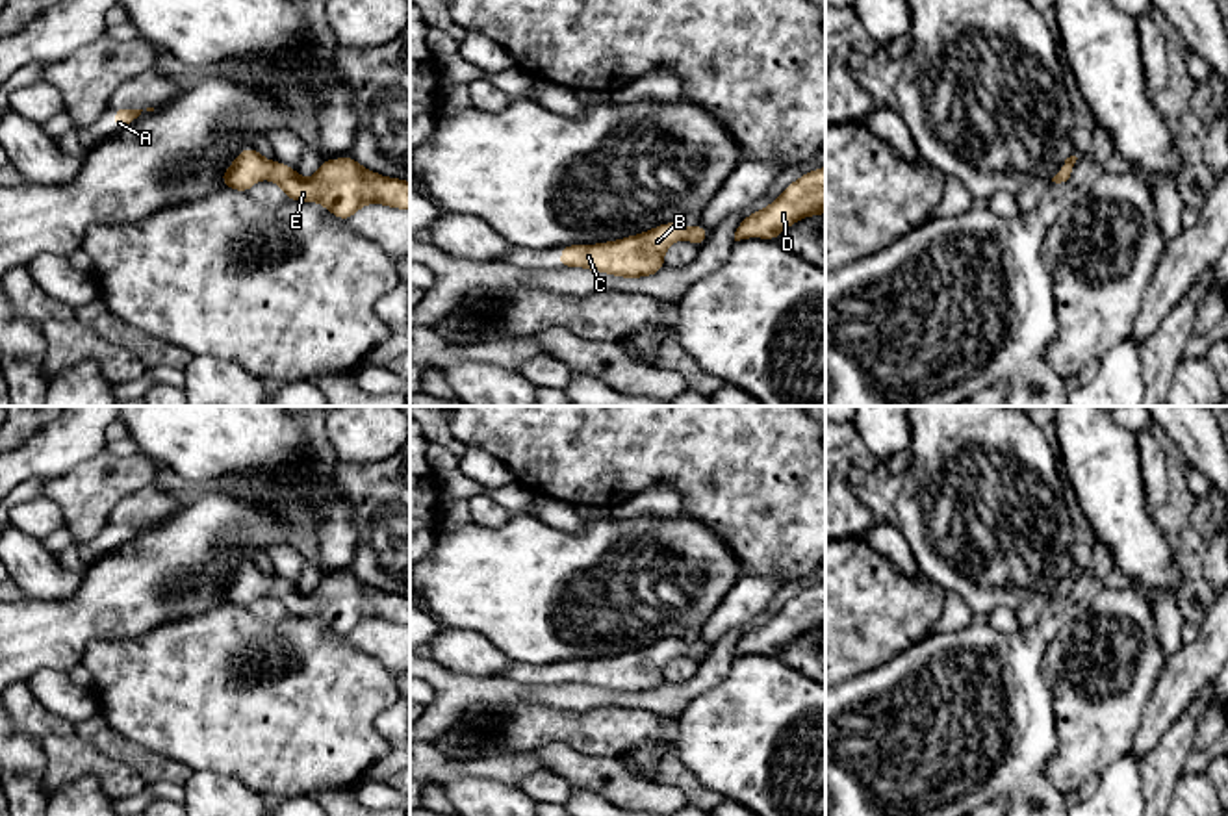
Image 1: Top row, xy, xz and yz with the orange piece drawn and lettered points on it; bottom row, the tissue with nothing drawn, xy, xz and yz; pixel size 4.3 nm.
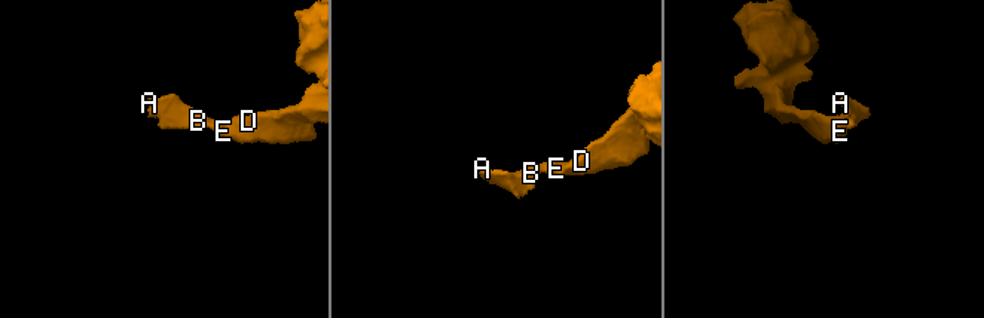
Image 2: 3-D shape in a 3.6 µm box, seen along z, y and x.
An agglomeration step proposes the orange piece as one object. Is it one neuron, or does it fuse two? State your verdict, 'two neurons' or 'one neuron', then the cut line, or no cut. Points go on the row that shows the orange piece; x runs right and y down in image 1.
one neuron; cut none

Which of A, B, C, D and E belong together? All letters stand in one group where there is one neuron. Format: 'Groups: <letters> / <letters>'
Groups: A B C D E

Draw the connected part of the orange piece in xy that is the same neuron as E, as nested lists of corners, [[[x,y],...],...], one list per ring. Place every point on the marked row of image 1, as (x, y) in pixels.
[[[243,148],[232,165],[221,174],[221,182],[228,189],[243,193],[249,193],[249,189],[262,178],[278,184],[284,189],[286,198],[319,202],[341,221],[351,219],[365,204],[384,204],[410,211],[410,182],[377,174],[356,163],[352,156],[323,159],[319,171],[312,178],[301,178],[293,167],[276,159],[269,161],[254,148]]]

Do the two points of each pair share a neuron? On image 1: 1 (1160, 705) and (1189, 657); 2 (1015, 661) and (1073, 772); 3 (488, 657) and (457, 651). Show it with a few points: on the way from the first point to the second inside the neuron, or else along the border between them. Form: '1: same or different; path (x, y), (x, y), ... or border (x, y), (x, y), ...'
1: same; path (1171, 694), (1189, 668)
2: different; border (1054, 700), (1056, 752), (1045, 768), (1052, 785)
3: same; path (481, 657), (464, 651)

